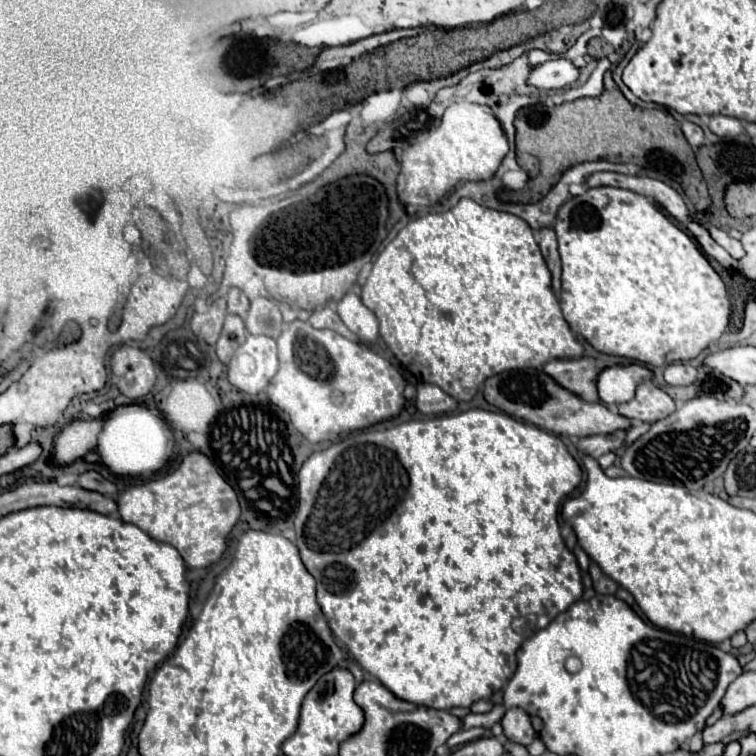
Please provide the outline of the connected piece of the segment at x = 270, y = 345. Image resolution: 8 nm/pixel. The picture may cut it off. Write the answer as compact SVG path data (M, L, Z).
M248 336L228 364L228 380L246 394L258 394L268 386L276 370L276 340L270 336Z

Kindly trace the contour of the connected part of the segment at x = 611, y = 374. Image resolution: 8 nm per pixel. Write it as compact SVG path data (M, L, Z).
M616 364L598 374L598 396L604 404L622 404L634 398L642 380L650 380L654 374L642 364Z

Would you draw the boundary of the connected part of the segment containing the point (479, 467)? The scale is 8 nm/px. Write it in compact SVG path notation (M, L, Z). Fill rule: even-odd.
M466 410L466 412L454 412L440 416L432 416L432 418L424 418L424 420L410 420L410 422L402 422L398 426L392 426L388 430L366 430L366 432L354 432L348 438L332 444L330 448L322 450L322 452L314 452L302 466L300 474L298 474L298 512L296 512L296 520L294 520L294 528L296 528L296 546L300 550L300 558L306 566L306 570L314 576L316 580L316 598L318 604L322 608L322 614L326 616L328 624L332 622L332 632L336 634L336 638L340 642L344 642L344 646L350 650L350 654L358 660L358 664L370 672L372 676L376 676L394 696L412 702L412 704L420 704L420 706L428 706L428 708L436 708L436 710L448 710L452 706L472 706L478 700L490 698L494 692L498 692L504 682L510 680L510 676L516 670L516 648L532 636L532 632L546 628L550 620L556 618L556 614L560 614L562 610L566 610L570 604L578 602L582 598L582 576L580 576L580 568L578 568L578 560L576 556L566 548L562 534L560 534L560 524L558 524L558 512L560 506L564 502L566 496L570 496L582 482L582 468L578 466L578 462L572 458L572 454L566 450L564 442L552 434L546 432L534 424L516 420L504 412L492 412L488 410Z

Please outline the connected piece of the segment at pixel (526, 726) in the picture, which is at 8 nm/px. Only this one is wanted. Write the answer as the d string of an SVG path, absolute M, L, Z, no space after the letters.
M522 708L506 710L502 718L502 728L504 728L504 736L510 742L516 742L522 746L528 746L536 738L536 732L530 724L530 716Z

